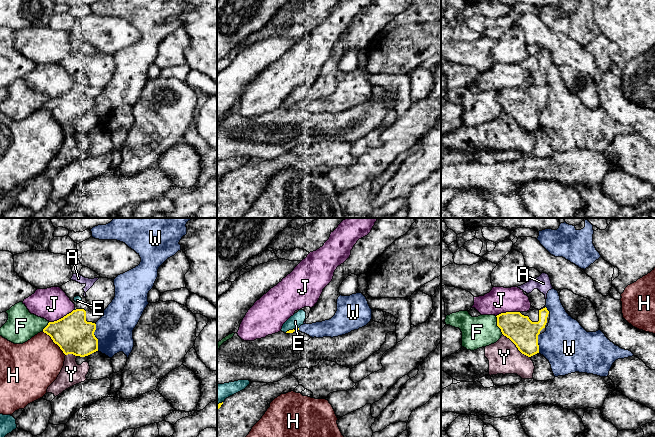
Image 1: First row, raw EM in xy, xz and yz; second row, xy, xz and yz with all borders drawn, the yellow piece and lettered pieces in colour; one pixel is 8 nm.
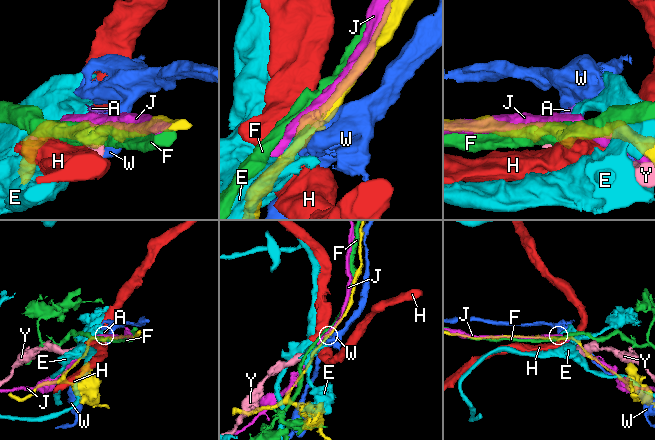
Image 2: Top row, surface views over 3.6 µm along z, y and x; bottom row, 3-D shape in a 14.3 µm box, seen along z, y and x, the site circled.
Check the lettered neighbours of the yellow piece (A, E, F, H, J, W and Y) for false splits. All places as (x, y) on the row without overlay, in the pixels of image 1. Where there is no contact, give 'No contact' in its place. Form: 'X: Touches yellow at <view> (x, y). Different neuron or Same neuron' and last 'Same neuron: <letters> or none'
A: Touches yellow at yz (543, 84). Different neuron
E: Touches yellow at xz (289, 106). Different neuron
F: Touches yellow at yz (497, 101). Different neuron
H: Touches yellow at xy (54, 118). Different neuron
J: Touches yellow at xy (61, 94). Different neuron
W: Touches yellow at xy (95, 113). Different neuron
Y: Touches yellow at yz (516, 122). Different neuron
Same neuron: none

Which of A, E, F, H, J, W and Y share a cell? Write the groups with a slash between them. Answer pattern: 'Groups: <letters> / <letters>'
Groups: A E / F / H / J / W / Y

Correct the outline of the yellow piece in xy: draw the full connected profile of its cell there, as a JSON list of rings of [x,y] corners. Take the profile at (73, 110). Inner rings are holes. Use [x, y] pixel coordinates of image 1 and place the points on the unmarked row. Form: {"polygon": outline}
{"polygon": [[[76,85],[57,97],[49,98],[43,108],[51,113],[65,131],[73,130],[85,133],[98,127],[98,115],[94,111],[95,106],[96,100],[86,97],[86,87]]]}

